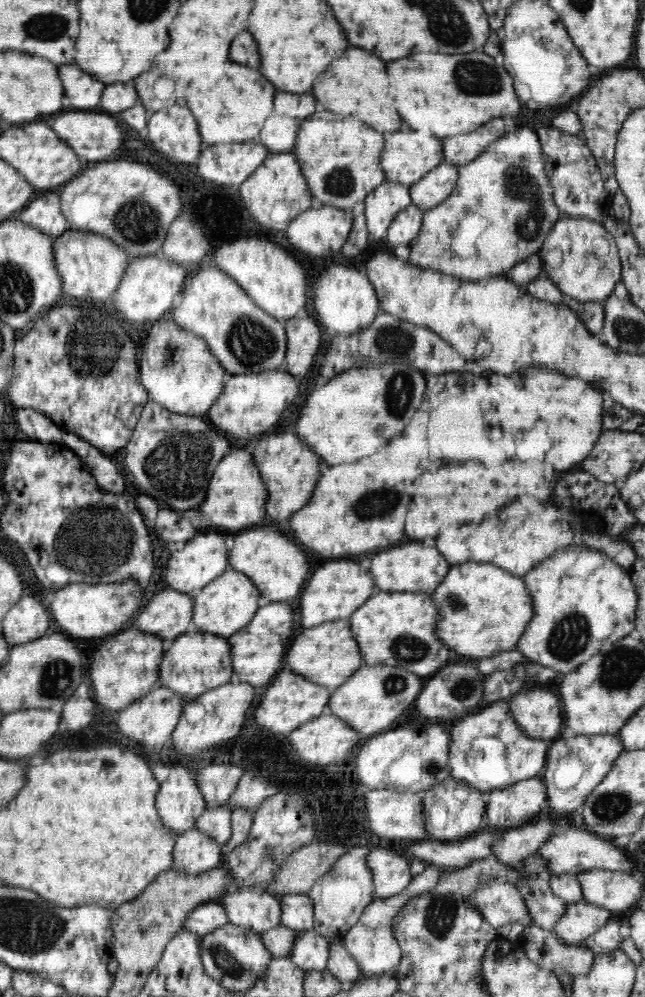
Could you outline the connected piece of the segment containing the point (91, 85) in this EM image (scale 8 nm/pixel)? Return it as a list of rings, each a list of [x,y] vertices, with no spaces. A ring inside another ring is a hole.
[[[68,64],[60,68],[60,80],[64,86],[63,94],[70,100],[72,108],[84,110],[98,106],[104,84],[94,80],[93,76],[84,74],[76,64]]]

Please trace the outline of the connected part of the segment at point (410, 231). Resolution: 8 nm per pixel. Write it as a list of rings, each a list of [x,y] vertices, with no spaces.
[[[414,203],[404,207],[390,223],[385,239],[390,246],[409,246],[418,236],[423,211]]]

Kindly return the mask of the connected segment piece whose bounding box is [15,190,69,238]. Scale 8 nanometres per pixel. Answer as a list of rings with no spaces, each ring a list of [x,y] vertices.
[[[58,190],[56,194],[54,192],[44,194],[30,201],[30,204],[19,211],[15,217],[53,238],[69,229],[69,224],[61,211]]]

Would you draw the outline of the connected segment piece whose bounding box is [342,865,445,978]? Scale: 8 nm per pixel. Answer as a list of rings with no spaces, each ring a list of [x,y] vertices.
[[[427,866],[422,873],[412,877],[408,886],[400,894],[387,899],[374,899],[372,904],[368,904],[368,907],[362,912],[358,922],[349,928],[348,932],[345,932],[342,942],[358,963],[360,977],[382,976],[382,974],[397,970],[400,958],[402,958],[402,949],[394,937],[394,924],[397,922],[397,917],[412,898],[432,890],[444,872],[445,870],[440,867]]]

